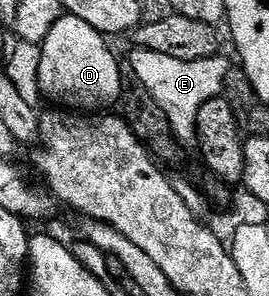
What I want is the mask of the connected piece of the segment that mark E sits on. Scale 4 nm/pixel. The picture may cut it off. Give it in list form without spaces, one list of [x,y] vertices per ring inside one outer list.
[[[136,48],[132,52],[130,69],[148,88],[149,94],[164,112],[175,139],[184,144],[188,141],[191,143],[197,137],[199,110],[209,99],[222,94],[224,78],[230,71],[231,61],[222,58],[220,54],[208,60],[180,61],[148,49]]]

